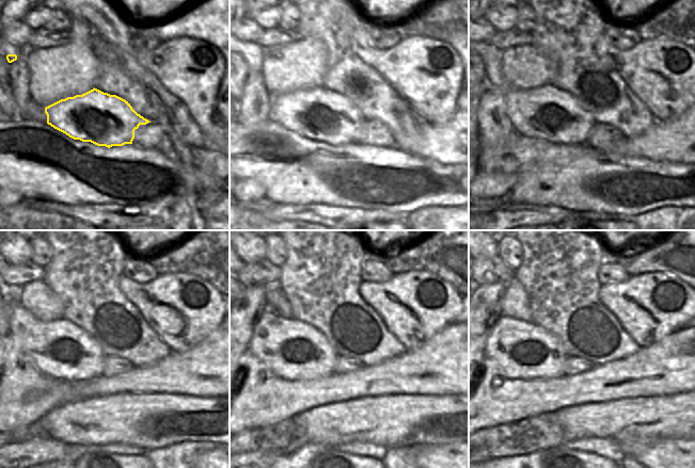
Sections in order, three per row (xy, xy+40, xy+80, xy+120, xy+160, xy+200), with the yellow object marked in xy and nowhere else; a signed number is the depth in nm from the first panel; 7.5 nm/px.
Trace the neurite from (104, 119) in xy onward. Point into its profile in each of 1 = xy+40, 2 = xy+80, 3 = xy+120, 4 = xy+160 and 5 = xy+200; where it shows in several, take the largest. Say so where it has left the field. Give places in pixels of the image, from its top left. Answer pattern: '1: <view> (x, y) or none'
1: xy+40 (322, 115)
2: xy+80 (549, 113)
3: xy+120 (61, 350)
4: xy+160 (293, 350)
5: xy+200 (521, 349)

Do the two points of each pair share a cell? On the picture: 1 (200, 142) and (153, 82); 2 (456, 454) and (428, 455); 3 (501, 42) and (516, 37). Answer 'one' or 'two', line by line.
1: one
2: one
3: one

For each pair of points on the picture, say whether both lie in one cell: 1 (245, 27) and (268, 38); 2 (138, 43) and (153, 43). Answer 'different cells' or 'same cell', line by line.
1: different cells
2: same cell

